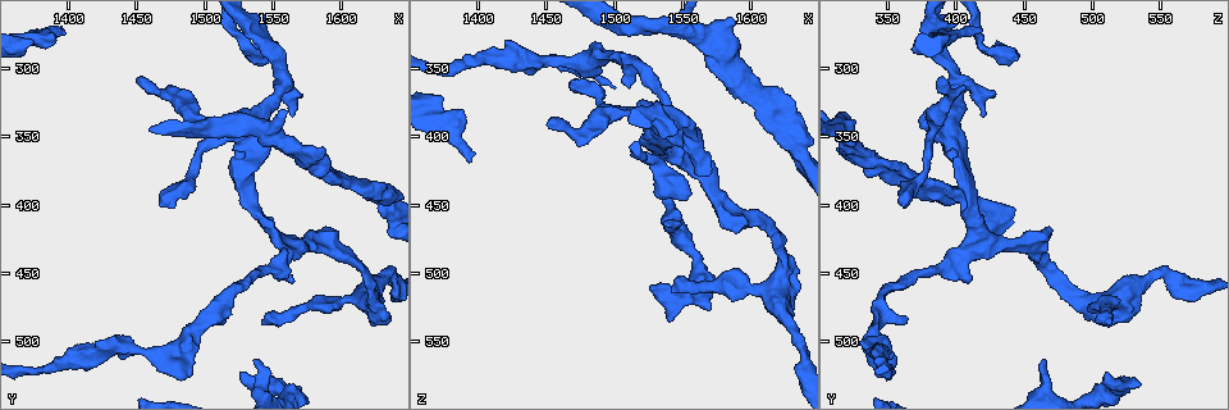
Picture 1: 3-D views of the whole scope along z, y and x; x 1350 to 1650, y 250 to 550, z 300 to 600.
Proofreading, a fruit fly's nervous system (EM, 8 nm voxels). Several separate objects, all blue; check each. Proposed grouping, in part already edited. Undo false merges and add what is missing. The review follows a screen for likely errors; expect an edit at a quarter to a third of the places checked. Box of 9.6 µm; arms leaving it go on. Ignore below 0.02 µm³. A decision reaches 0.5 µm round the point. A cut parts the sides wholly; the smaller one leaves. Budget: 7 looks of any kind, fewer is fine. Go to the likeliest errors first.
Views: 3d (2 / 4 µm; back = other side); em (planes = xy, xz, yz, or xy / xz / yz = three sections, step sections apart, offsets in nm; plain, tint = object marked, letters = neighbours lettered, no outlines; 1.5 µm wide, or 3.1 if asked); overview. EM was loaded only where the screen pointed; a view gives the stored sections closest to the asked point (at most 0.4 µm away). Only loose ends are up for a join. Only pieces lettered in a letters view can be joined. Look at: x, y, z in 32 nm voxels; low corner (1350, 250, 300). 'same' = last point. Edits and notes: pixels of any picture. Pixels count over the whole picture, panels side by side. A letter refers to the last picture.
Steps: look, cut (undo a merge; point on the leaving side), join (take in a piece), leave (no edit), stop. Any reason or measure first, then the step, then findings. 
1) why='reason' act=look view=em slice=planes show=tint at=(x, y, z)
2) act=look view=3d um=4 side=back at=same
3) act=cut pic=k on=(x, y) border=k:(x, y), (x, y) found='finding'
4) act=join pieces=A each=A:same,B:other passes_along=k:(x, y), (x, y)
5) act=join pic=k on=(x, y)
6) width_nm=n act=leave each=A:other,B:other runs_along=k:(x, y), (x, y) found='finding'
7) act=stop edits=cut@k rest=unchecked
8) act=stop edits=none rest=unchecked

why='free end' act=look view=3d um=4 side=back at=(1396, 272, 418)

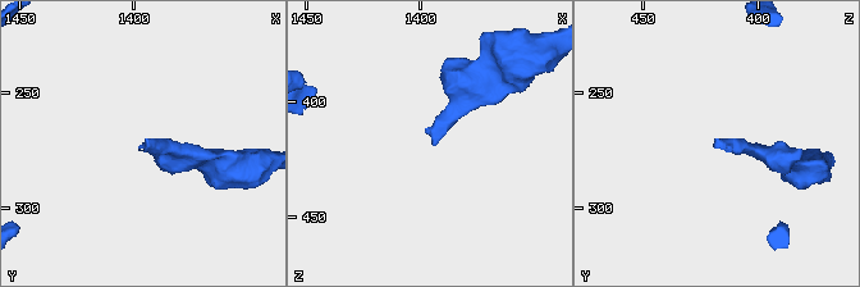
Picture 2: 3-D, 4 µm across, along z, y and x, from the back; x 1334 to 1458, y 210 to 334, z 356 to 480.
act=look view=em slice=planes show=plain at=(1395, 271, 418)

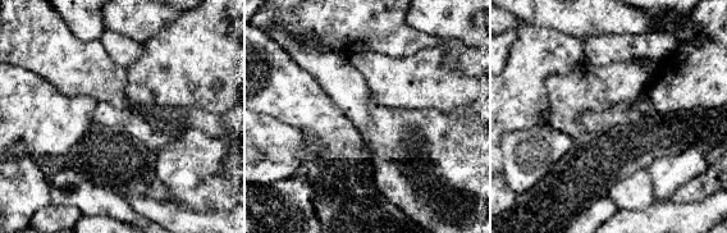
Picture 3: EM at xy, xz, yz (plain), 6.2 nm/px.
why='what lies round it' act=look view=em slice=planes show=letters at=same

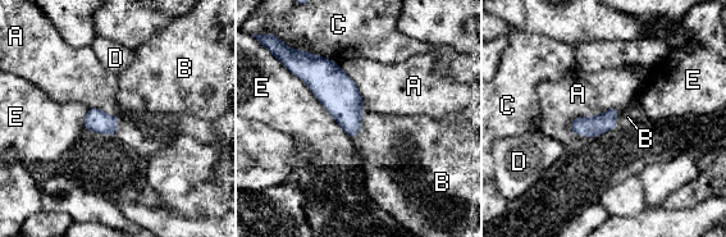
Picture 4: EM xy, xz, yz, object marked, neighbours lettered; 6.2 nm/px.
act=join pieces=B each=A:other,B:same,C:other,D:other,E:other passes_along=4:(338, 94), (360, 126), (392, 149) found='the neuron continues'

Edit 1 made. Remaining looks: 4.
why='an open end' act=look view=em slice=xz step=4 show=letters at=(1538, 514, 462)

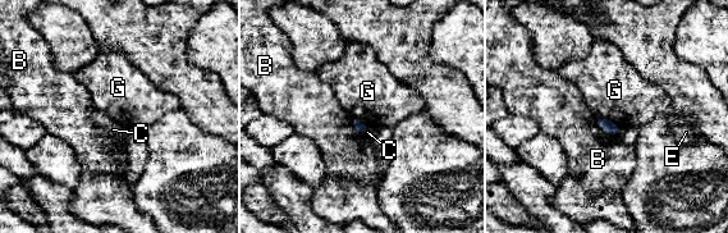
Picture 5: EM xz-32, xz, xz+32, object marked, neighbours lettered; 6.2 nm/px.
act=leave each=B:other,C:other,E:other,G:other border=5:(596, 117), (610, 119), (621, 129) found='no lettered piece goes on from it'

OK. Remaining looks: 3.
why='sudden change in width' act=look view=3d um=4 at=(1532, 284, 420)

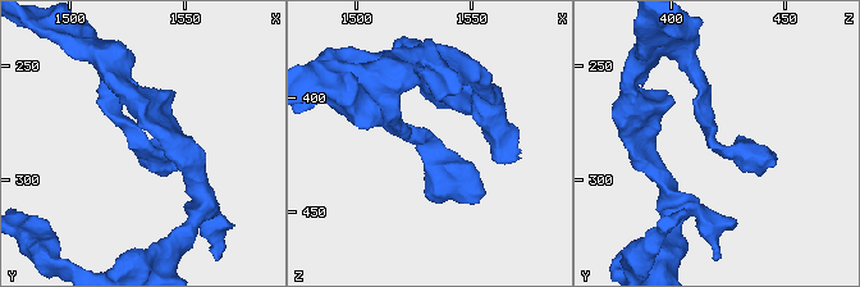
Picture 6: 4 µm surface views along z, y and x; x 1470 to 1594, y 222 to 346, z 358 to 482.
why='need the tissue' act=look view=em slice=xy step=8 show=tint at=(1531, 286, 419)

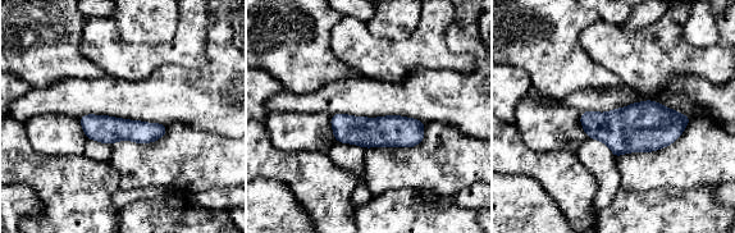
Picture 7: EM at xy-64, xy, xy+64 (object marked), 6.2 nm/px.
act=look view=em slice=xy step=8 show=letters at=same

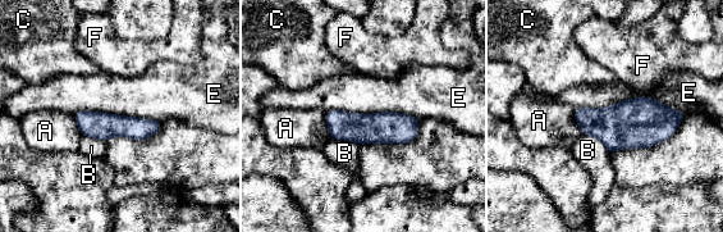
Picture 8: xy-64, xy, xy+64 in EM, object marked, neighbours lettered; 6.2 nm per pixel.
longest_contact=E:600nm act=leave each=A:other,B:other,C:other,E:other,F:other found='all the same neuron'

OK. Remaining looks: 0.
act=stop edits=join@4 rest=unchecked

